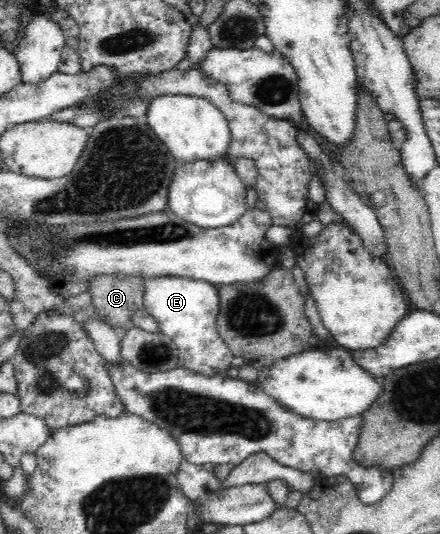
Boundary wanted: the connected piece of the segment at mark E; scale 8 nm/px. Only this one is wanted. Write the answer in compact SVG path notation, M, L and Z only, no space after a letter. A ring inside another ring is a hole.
M150 277L144 283L143 307L156 320L160 333L176 344L179 366L200 376L224 374L235 357L217 326L221 311L220 291L207 281L186 277Z

